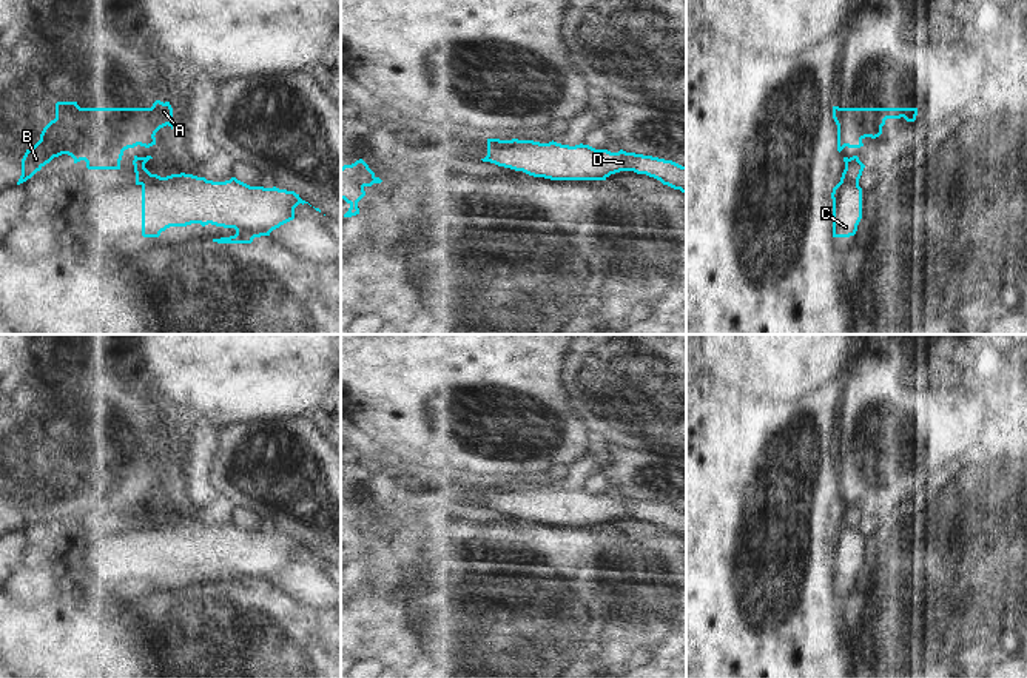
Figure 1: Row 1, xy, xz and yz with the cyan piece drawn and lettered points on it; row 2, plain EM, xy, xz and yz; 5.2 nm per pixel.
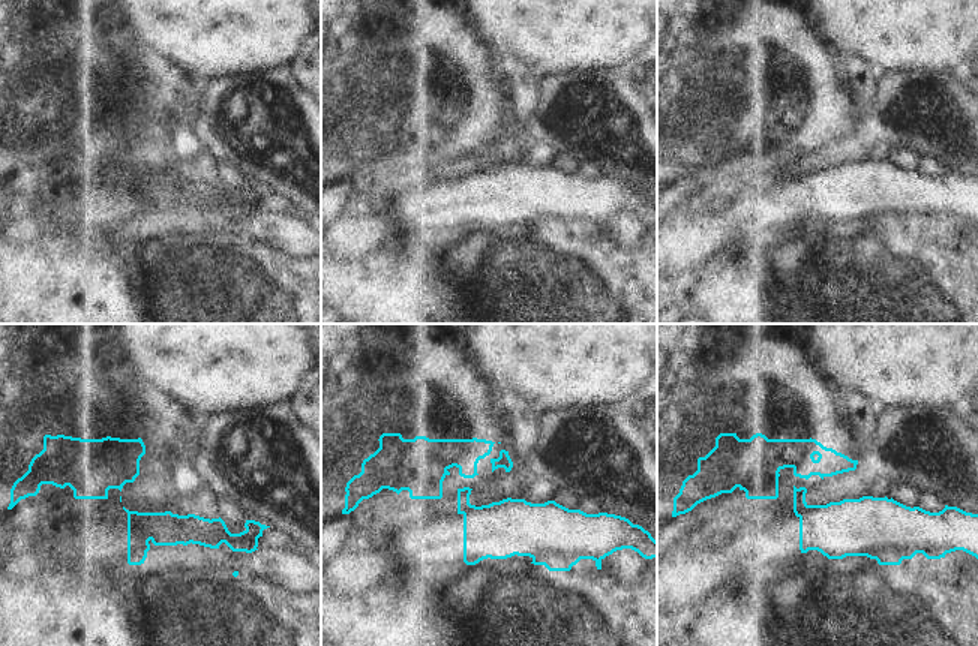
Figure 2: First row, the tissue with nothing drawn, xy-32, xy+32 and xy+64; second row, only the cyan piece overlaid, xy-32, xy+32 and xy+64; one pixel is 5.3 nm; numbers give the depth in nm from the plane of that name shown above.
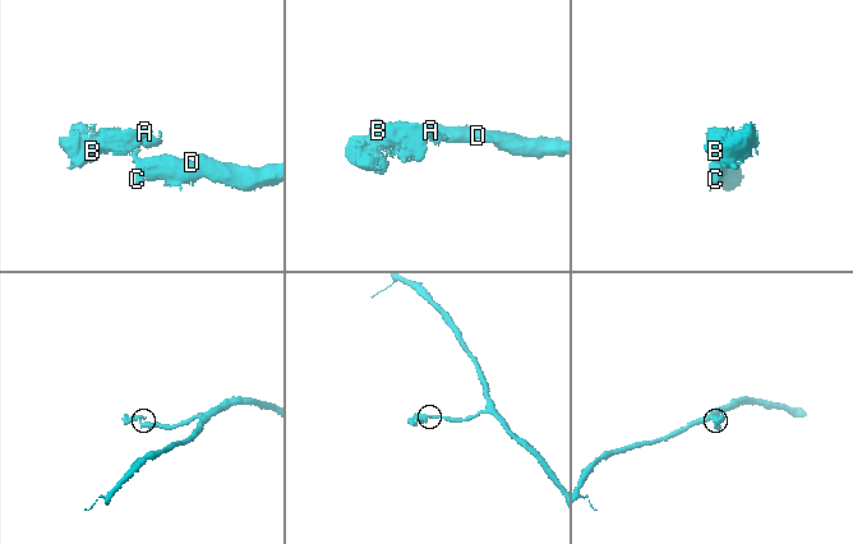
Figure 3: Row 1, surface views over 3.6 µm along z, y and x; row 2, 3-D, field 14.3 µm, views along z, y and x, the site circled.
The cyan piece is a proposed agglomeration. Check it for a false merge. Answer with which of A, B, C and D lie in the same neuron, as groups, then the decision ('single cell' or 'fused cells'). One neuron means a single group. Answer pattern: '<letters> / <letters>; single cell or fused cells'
A B / C D; fused cells

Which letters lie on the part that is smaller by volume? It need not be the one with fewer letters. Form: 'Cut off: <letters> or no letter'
Cut off: A, B

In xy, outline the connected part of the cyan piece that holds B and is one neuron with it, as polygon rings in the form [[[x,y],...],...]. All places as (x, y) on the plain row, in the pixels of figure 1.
[[[156,445],[151,453],[80,453],[77,447],[57,447],[56,464],[43,473],[40,485],[26,495],[22,504],[22,521],[17,530],[62,499],[71,501],[74,508],[85,505],[88,515],[120,515],[125,495],[156,490],[156,478],[167,470],[173,475],[170,447]]]

